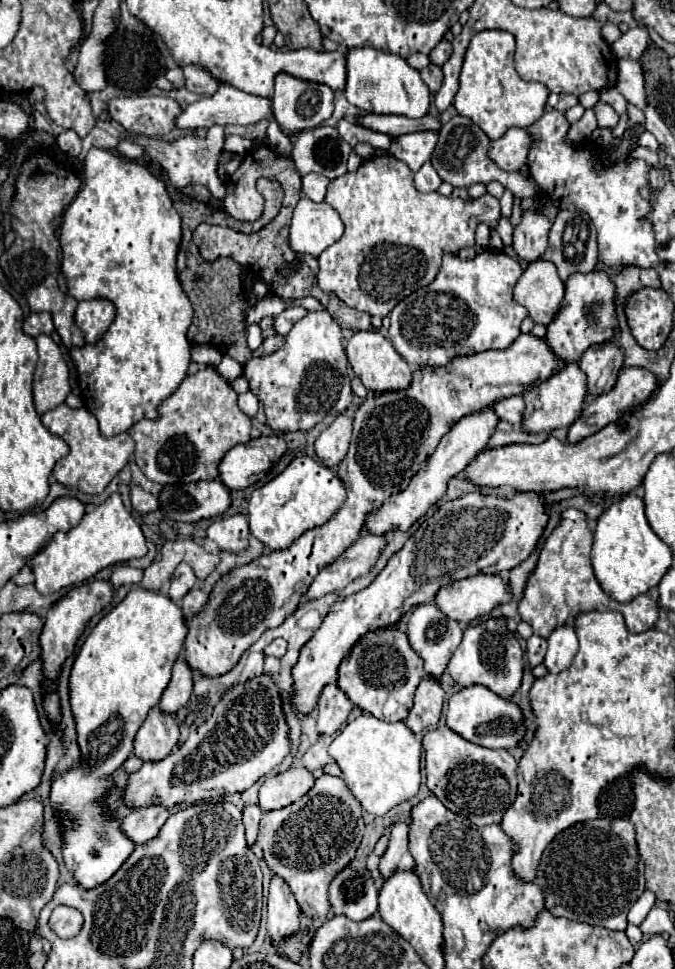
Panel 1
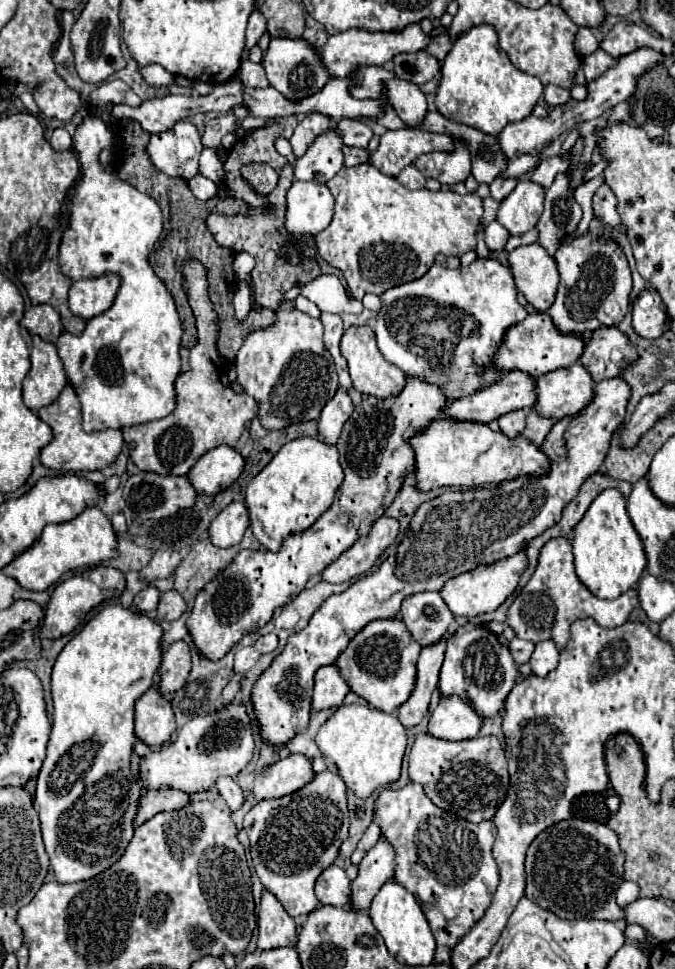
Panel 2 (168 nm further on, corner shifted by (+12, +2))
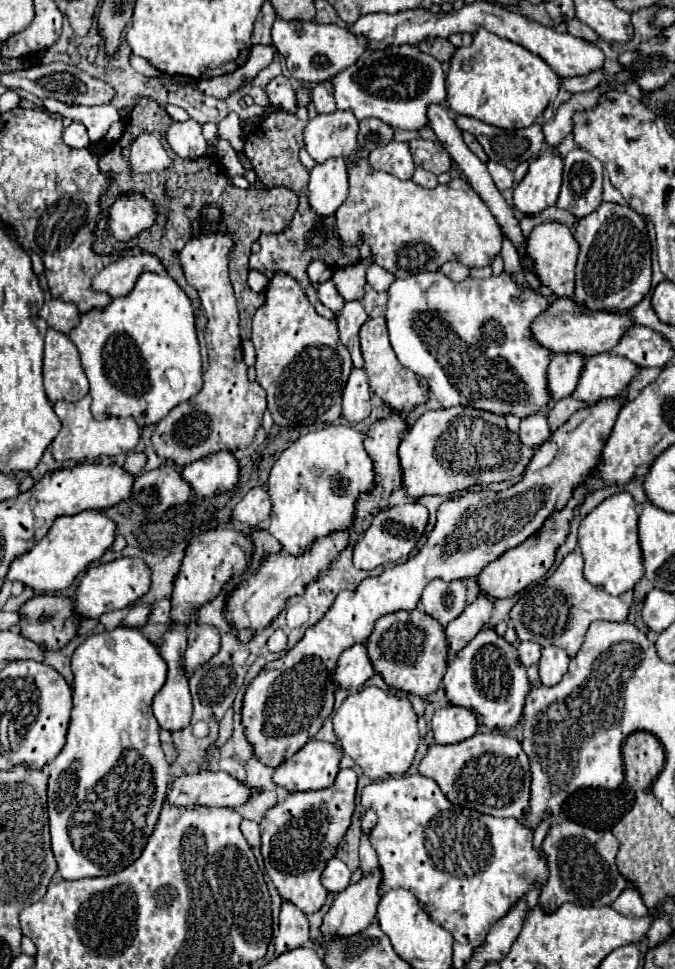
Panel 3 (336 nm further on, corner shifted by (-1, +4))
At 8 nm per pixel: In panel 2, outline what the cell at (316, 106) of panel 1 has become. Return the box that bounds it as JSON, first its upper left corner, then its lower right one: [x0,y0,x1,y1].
[263,38,331,98]

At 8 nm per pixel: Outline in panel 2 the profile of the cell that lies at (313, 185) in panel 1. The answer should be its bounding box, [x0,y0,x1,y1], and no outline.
[295,126,343,182]

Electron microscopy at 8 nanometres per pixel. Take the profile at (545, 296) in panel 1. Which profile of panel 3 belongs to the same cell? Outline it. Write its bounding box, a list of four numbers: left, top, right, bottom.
[526,222,578,298]

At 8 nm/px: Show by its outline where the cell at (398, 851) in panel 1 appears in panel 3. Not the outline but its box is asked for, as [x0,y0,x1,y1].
[318,868,382,944]

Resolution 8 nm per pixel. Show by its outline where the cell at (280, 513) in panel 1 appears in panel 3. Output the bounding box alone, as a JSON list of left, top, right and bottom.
[266,424,374,556]

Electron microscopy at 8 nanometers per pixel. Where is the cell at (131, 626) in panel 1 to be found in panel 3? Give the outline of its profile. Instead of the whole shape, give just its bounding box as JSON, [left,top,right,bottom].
[48,626,168,880]

